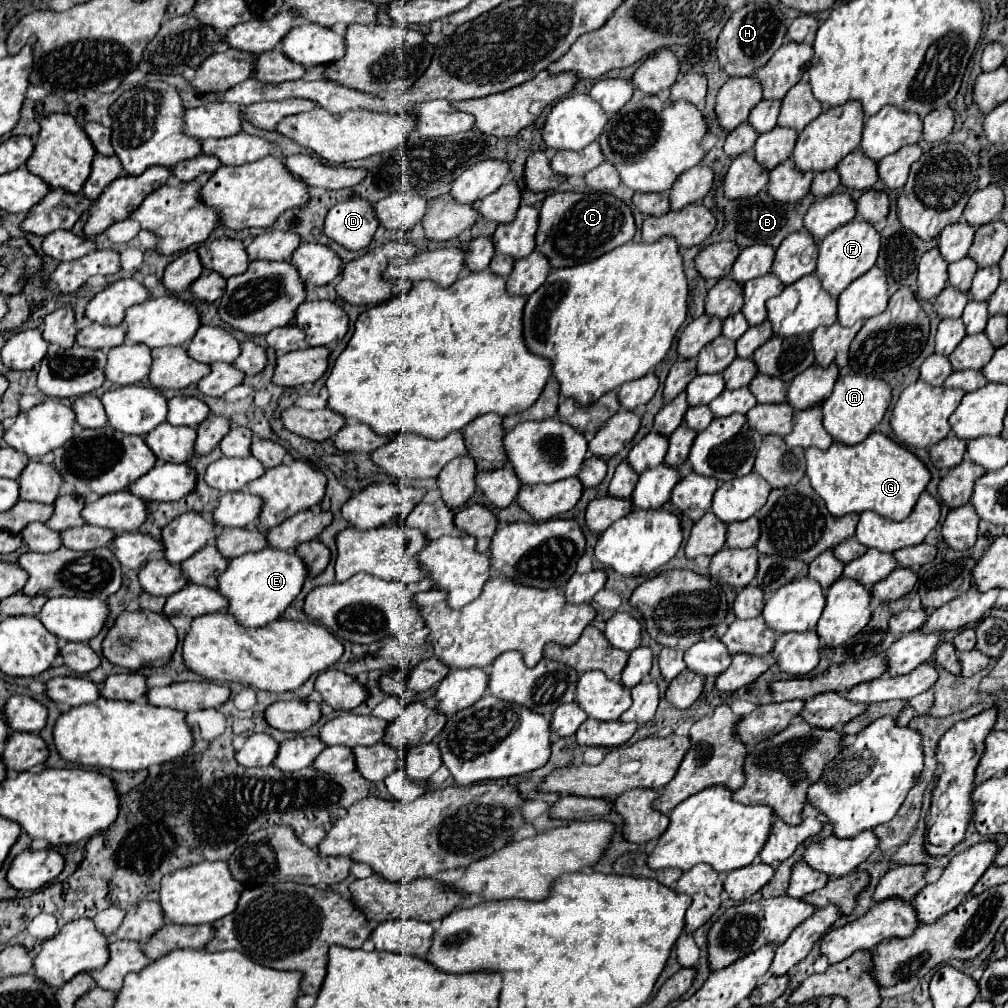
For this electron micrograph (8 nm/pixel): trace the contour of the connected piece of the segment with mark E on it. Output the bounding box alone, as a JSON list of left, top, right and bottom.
[218,547,308,627]

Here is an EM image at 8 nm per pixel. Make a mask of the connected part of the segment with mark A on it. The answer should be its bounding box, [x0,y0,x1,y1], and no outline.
[822,375,892,445]

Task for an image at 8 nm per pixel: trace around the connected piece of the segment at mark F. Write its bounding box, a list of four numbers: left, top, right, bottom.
[816,219,880,297]

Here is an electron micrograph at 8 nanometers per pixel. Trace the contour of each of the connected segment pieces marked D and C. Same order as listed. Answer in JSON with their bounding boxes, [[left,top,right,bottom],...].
[[324,197,380,251],[536,191,636,267]]

